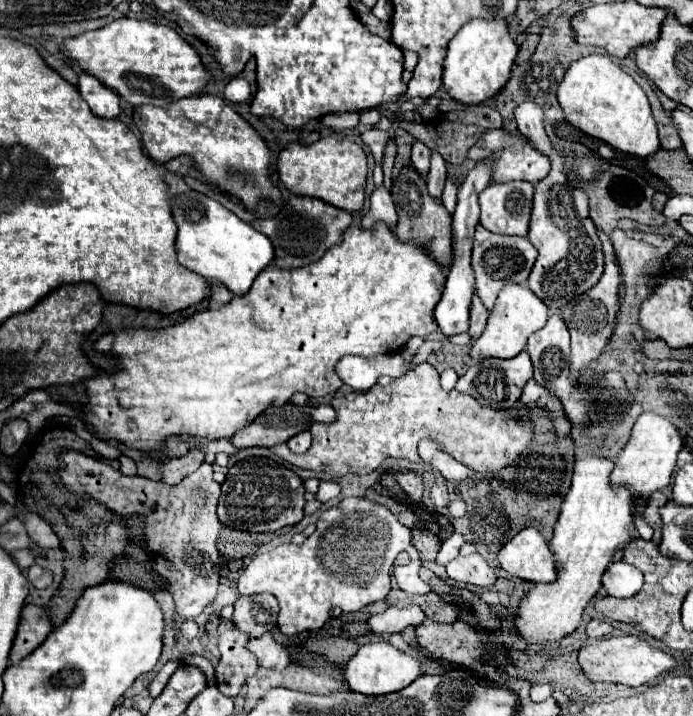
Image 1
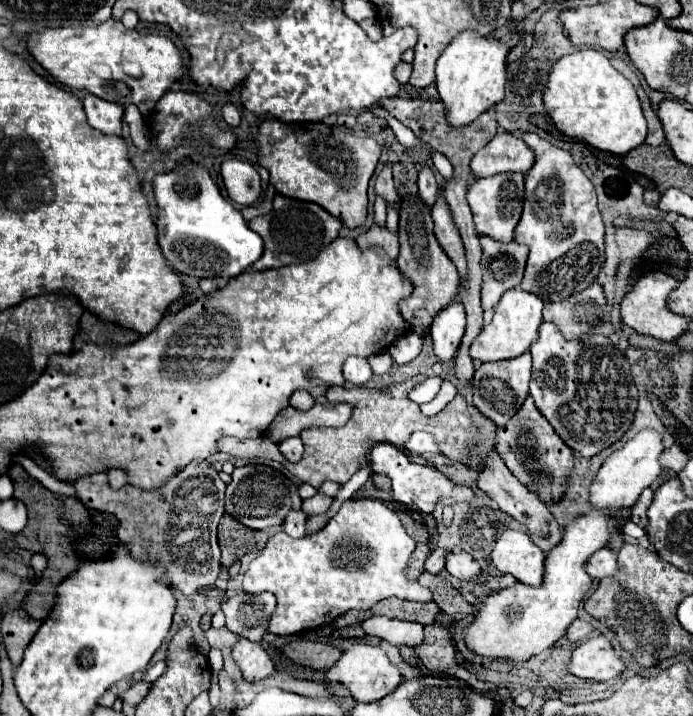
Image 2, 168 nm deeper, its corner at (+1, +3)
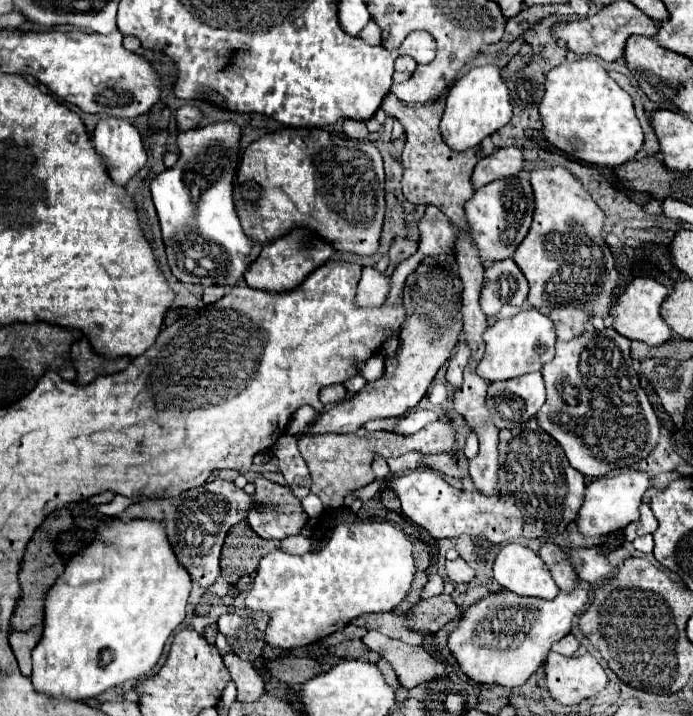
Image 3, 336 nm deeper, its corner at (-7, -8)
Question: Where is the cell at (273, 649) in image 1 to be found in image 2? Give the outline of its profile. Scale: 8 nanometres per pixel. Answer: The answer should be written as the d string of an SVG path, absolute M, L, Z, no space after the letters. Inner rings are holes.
M240 638L232 648L232 656L234 656L236 664L242 668L244 678L250 682L262 680L262 678L270 676L272 672L276 672L274 660L268 656L268 652L258 642Z

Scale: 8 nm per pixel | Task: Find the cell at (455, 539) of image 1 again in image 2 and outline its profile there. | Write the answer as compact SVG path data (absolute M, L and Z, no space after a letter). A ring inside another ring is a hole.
M436 548L436 550L432 550L432 554L430 554L428 560L426 560L424 570L430 572L430 574L438 574L438 572L444 568L444 560L446 560L448 554L450 554L450 550L446 550L446 548Z

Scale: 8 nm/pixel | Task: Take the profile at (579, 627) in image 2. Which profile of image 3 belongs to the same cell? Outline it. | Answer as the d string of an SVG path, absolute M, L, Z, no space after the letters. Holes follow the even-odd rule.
M566 635L566 637L562 637L560 641L556 641L552 645L552 649L556 653L562 653L562 655L574 655L578 647L580 647L580 643L578 643L578 639L574 635Z

